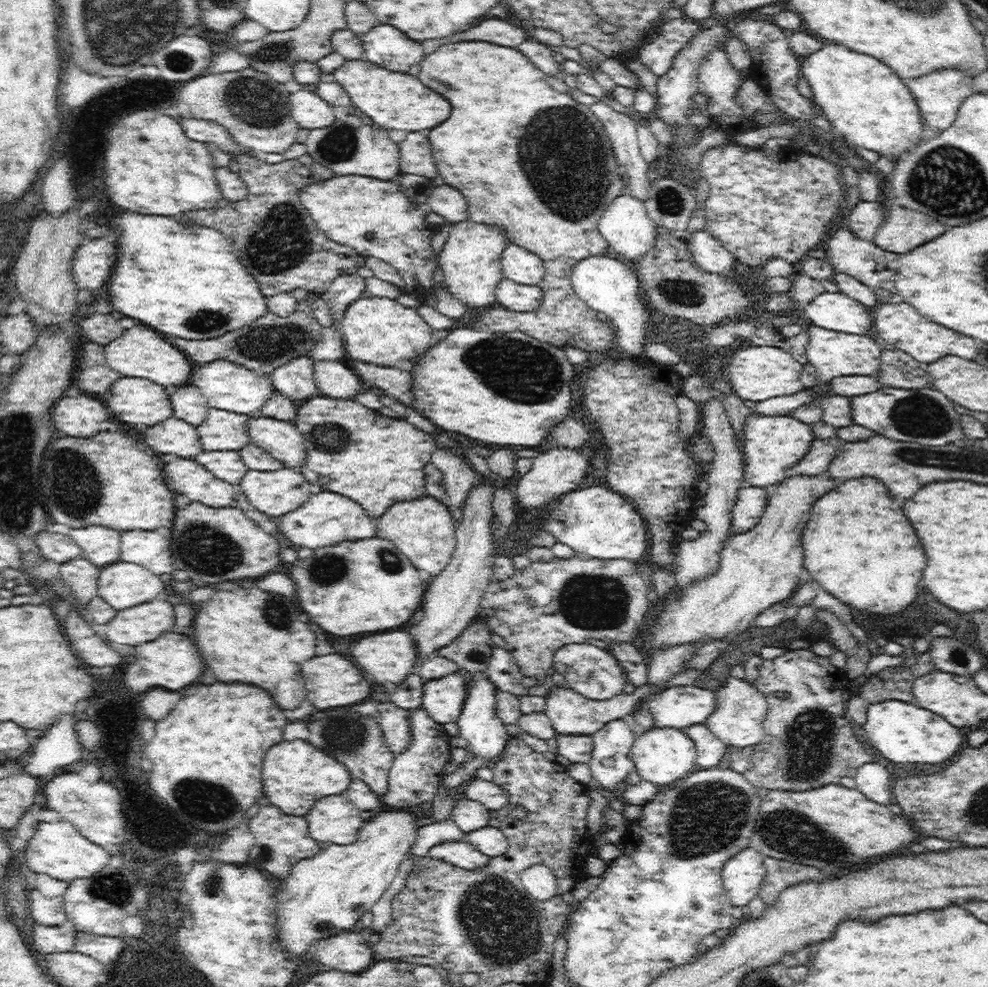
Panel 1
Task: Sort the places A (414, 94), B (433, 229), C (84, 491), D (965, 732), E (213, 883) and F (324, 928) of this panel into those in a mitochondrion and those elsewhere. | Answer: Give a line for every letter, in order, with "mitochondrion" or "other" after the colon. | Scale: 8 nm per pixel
A: other
B: other
C: mitochondrion
D: other
E: mitochondrion
F: other

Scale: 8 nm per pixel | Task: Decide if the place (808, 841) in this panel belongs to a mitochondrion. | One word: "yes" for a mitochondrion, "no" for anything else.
yes

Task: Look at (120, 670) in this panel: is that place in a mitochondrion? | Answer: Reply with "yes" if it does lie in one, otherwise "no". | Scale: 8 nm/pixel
no

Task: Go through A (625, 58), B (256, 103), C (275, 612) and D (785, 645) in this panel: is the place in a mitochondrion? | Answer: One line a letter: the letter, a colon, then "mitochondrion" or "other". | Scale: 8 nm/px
A: other
B: mitochondrion
C: mitochondrion
D: other

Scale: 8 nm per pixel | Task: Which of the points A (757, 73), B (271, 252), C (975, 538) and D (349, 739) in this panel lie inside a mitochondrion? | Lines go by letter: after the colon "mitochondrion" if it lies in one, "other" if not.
A: other
B: mitochondrion
C: other
D: mitochondrion

